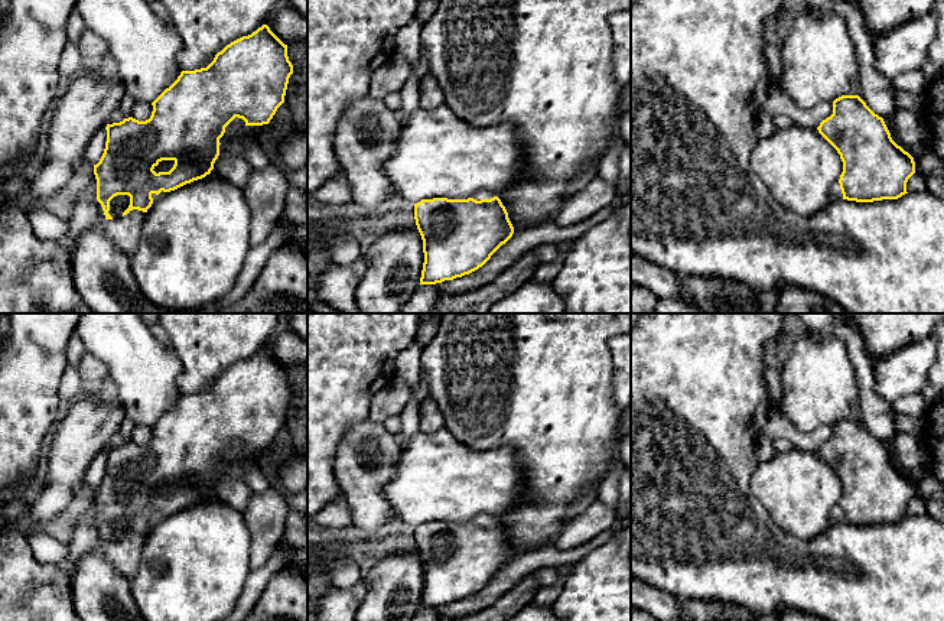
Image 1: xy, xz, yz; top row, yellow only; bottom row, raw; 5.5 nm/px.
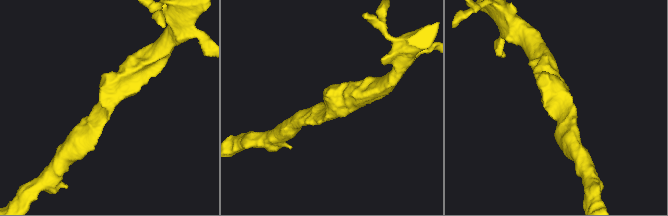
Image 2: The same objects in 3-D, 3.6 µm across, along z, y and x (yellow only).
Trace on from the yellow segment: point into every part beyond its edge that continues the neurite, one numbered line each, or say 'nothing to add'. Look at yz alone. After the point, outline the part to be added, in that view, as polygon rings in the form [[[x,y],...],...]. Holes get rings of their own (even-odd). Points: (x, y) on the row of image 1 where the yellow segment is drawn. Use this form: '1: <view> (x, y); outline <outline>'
1: yz (836, 194); outline [[[839,181],[834,182],[833,186],[831,186],[830,202],[837,201],[837,199],[843,199],[843,194],[842,194]]]

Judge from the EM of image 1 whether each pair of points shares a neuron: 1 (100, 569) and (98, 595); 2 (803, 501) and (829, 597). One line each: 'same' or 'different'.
1: same
2: different

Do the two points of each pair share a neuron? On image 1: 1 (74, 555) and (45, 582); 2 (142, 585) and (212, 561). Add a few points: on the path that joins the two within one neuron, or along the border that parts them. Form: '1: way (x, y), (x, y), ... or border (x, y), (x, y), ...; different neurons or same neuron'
1: border (64, 562), (72, 569); different neurons
2: way (159, 585), (179, 585), (195, 569); same neuron

